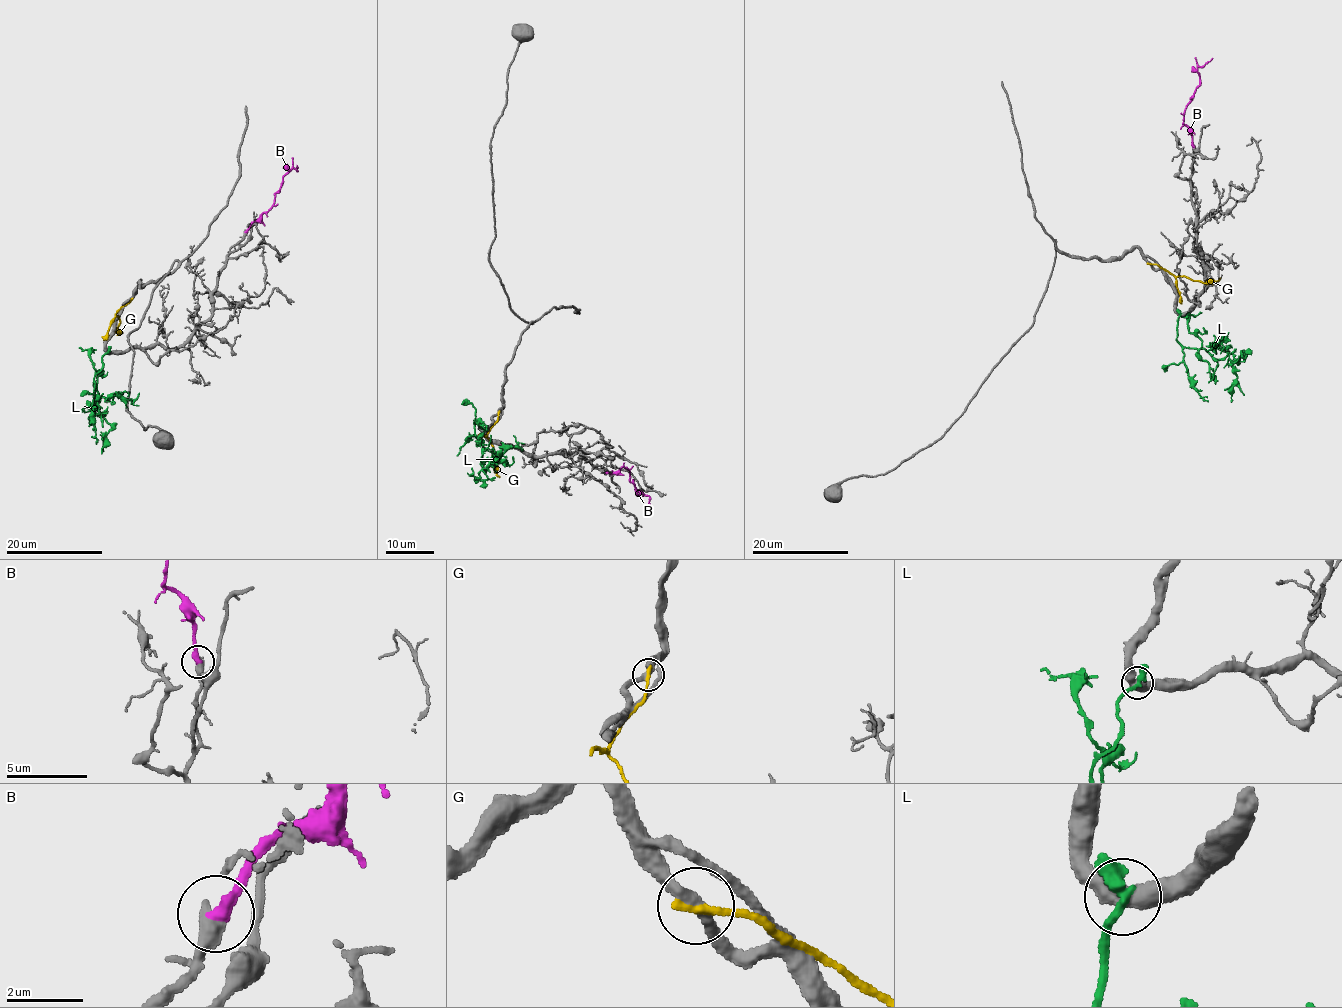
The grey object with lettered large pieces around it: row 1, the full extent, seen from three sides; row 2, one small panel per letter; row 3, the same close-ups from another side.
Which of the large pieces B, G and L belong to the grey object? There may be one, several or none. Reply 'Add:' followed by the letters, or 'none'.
Add: B

